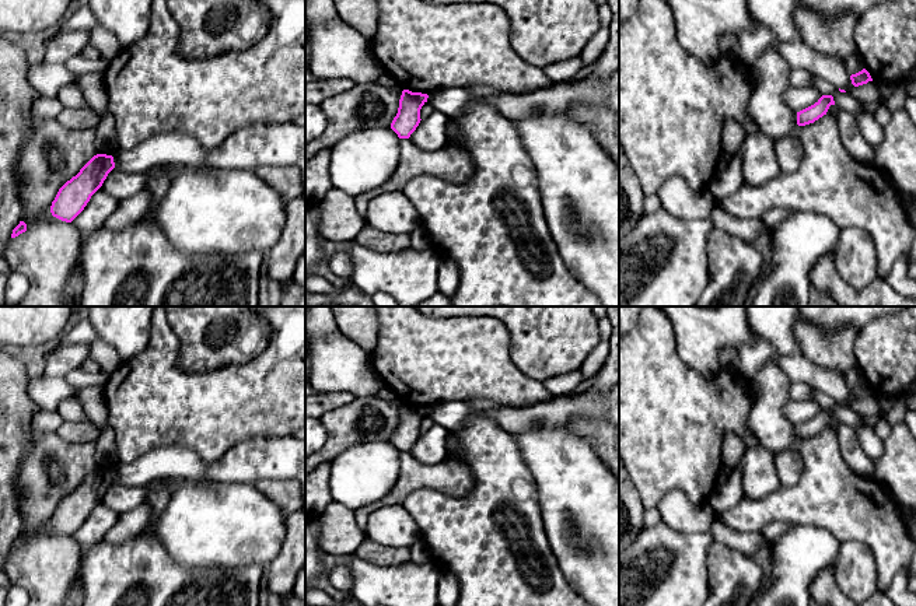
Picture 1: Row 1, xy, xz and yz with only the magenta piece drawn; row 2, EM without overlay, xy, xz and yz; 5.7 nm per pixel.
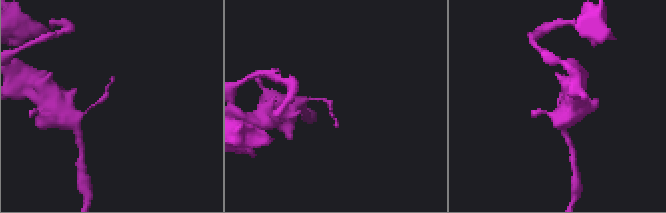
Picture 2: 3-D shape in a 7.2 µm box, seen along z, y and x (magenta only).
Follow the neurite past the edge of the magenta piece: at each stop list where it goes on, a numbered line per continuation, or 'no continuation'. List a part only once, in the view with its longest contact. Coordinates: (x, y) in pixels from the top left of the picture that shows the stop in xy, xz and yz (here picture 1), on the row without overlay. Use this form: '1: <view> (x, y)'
no continuation

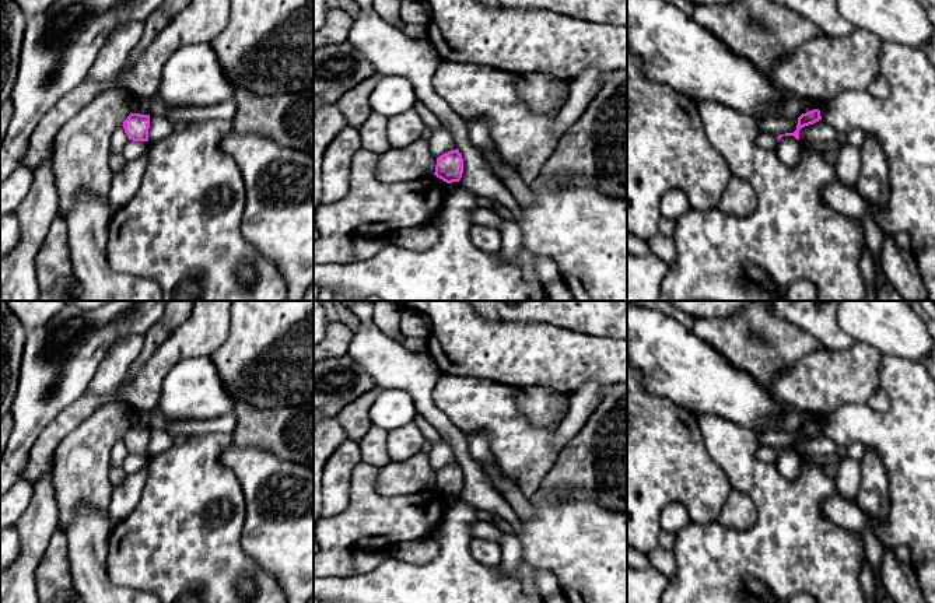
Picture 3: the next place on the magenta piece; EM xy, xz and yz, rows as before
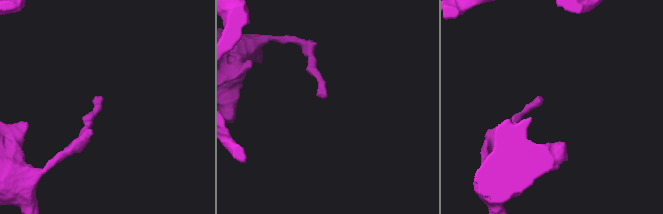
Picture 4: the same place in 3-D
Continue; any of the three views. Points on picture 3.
no continuation

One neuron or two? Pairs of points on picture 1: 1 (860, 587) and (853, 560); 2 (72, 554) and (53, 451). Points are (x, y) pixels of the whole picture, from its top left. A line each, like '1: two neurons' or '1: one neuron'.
1: one neuron
2: one neuron

